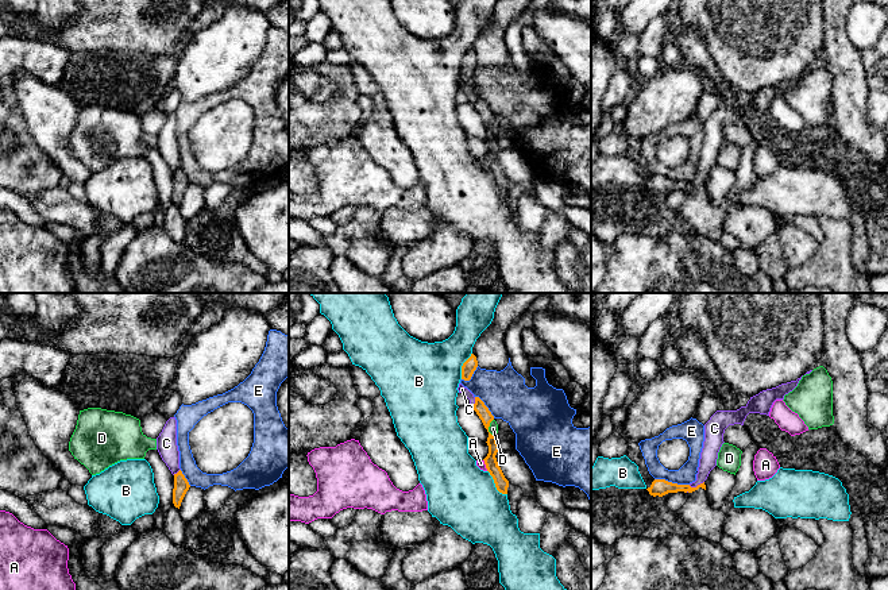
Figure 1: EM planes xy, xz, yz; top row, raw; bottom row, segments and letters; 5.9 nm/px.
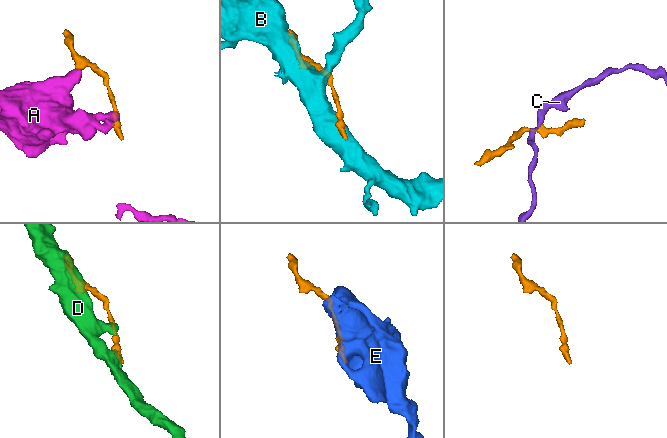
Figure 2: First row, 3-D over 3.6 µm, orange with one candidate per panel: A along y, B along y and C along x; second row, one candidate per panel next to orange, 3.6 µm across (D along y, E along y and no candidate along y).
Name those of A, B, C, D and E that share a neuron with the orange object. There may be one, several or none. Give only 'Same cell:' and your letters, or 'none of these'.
Same cell: none of these

